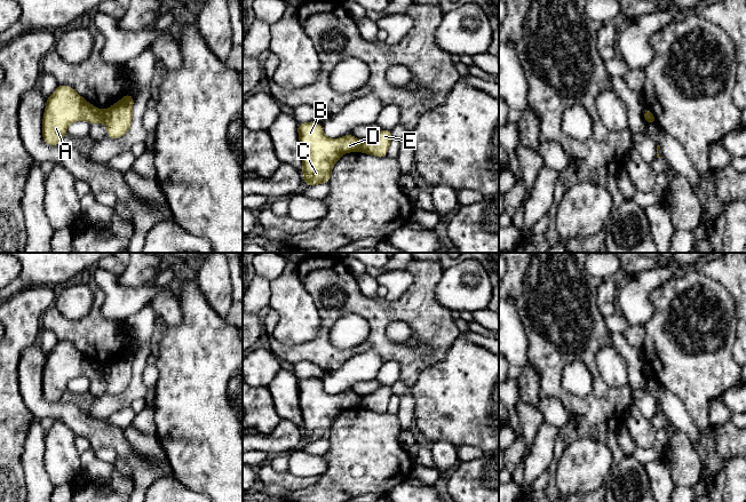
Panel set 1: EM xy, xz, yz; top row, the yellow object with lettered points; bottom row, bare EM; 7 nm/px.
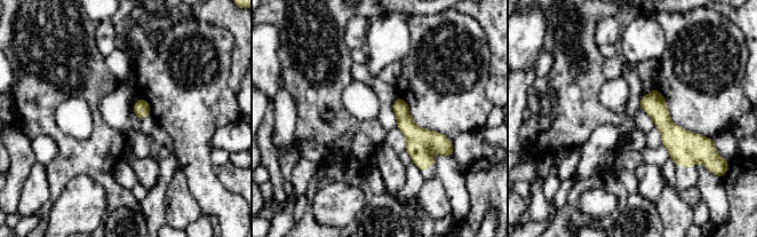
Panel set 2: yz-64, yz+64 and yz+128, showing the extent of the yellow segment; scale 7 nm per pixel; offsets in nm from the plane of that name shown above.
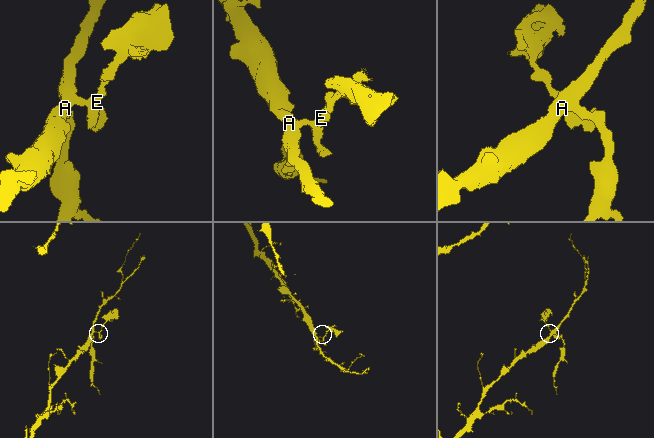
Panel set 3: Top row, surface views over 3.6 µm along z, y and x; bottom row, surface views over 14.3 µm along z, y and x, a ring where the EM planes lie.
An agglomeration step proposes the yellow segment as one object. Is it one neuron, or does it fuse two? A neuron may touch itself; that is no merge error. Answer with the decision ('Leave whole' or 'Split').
Split

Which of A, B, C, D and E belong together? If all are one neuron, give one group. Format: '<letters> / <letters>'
A B C D / E

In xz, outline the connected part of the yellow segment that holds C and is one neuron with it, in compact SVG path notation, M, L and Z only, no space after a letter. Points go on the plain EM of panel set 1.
M317 379L297 380L303 437L308 443L327 439L336 416L347 408L359 407L362 397L351 390L336 396L326 393Z

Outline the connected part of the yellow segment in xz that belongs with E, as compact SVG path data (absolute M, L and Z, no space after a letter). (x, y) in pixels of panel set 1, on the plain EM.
M381 385L374 393L363 397L359 407L379 414L384 414L387 413L387 407L391 396L391 388Z

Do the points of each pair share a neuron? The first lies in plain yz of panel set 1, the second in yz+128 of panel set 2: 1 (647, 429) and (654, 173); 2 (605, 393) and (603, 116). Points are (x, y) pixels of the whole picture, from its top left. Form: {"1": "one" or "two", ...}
{"1": "one", "2": "one"}

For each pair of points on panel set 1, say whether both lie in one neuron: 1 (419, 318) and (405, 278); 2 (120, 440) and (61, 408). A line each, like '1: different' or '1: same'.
1: different
2: same

